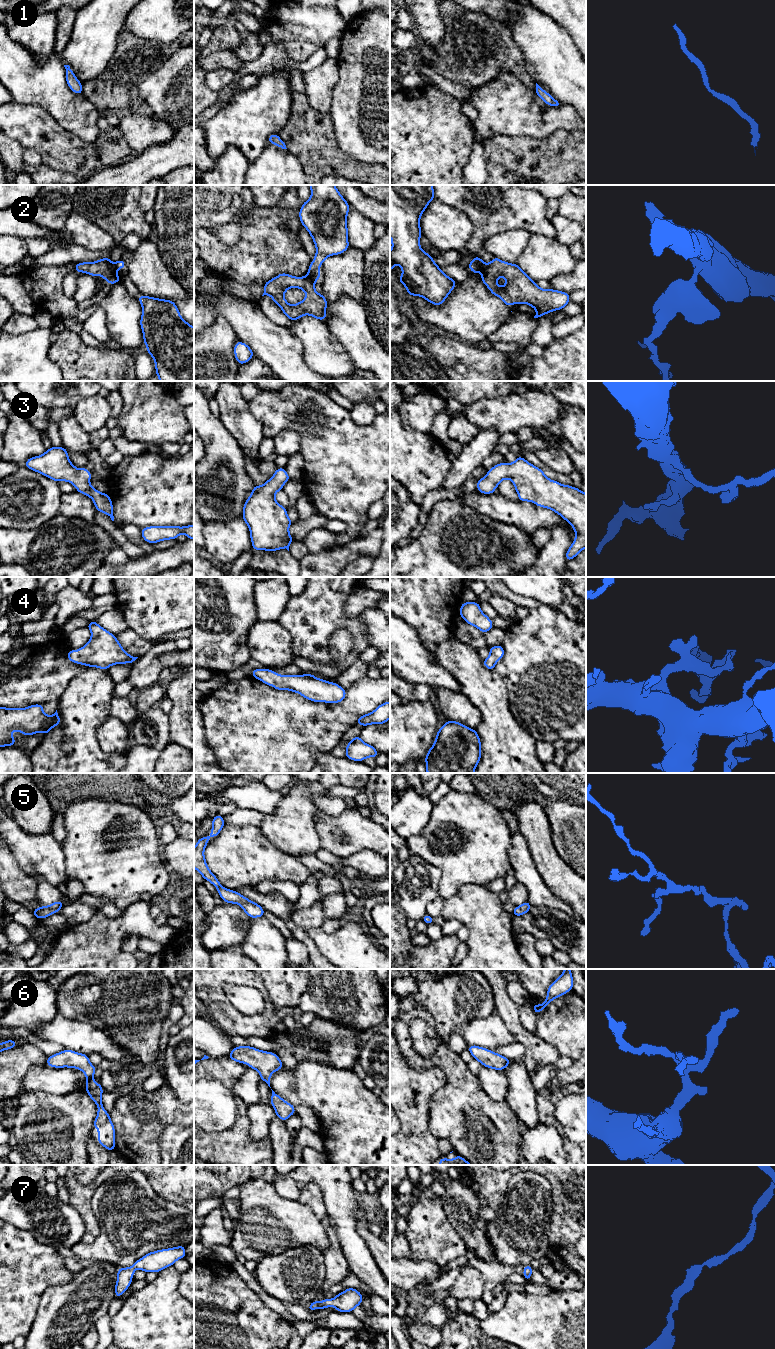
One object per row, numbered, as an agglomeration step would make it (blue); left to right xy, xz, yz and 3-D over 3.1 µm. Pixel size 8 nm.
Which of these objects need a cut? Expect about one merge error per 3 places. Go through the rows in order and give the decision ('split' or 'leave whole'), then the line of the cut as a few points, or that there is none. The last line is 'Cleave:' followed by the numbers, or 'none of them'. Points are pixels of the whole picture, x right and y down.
1: leave whole; no cut
2: split; cut in xz along (306, 276), (313, 281)
3: leave whole; no cut
4: leave whole; no cut
5: leave whole; no cut
6: leave whole; no cut
7: leave whole; no cut
Cleave: 2

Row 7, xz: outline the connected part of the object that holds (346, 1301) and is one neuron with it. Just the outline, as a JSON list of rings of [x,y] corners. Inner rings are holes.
[[[347,1288],[344,1292],[336,1295],[333,1299],[325,1299],[323,1301],[313,1301],[308,1311],[314,1309],[325,1309],[329,1306],[334,1307],[339,1312],[352,1312],[361,1304],[363,1296],[355,1288]]]

